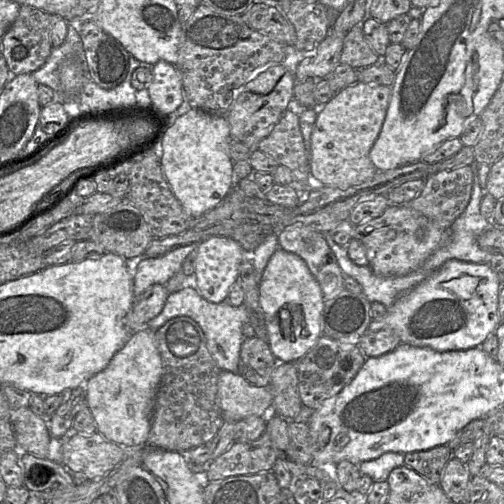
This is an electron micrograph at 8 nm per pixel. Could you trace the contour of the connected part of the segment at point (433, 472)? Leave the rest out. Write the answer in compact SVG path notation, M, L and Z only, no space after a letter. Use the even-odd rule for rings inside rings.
M448 445L405 454L404 465L410 467L433 484L440 484L444 468L452 458Z

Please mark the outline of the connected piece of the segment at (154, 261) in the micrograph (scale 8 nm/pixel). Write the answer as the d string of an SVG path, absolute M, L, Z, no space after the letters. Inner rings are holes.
M198 244L177 247L154 258L144 257L139 262L133 278L133 294L137 298L153 284L165 285L172 276L182 271L182 264Z

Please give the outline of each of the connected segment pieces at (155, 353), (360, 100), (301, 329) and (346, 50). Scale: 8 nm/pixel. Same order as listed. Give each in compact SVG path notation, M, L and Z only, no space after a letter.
M145 327L131 336L104 370L92 376L87 384L80 385L84 386L86 403L95 420L96 432L123 448L145 448L161 375L162 360L155 342L155 331Z
M356 82L339 91L317 114L310 142L310 175L317 185L347 189L373 178L378 170L369 158L389 105L391 87Z
M278 248L264 270L259 295L272 354L279 363L298 362L322 336L325 300L319 283L300 256Z
M361 24L354 26L344 36L340 57L341 64L355 69L362 69L377 64L382 60L371 48L363 34Z

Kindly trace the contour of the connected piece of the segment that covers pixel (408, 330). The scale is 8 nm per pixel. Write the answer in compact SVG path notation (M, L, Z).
M449 260L428 279L400 296L384 318L371 318L368 331L392 329L401 343L436 351L480 347L501 324L498 296L501 284L488 264Z

